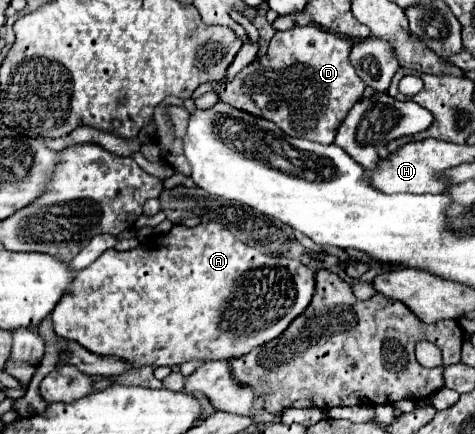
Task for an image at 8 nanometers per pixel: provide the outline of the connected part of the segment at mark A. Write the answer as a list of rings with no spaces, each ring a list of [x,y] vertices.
[[[214,222],[198,224],[194,228],[178,224],[178,226],[172,226],[172,230],[168,234],[154,236],[154,238],[150,238],[148,242],[140,244],[134,250],[118,252],[118,250],[110,248],[96,262],[92,262],[88,268],[80,270],[76,274],[74,284],[70,286],[70,290],[56,304],[56,308],[52,312],[52,318],[68,318],[68,320],[52,320],[52,326],[54,326],[54,332],[58,336],[64,336],[64,338],[68,338],[72,342],[78,342],[86,350],[90,350],[94,354],[100,354],[100,356],[108,356],[108,354],[120,356],[120,358],[132,362],[134,368],[140,368],[140,366],[146,366],[146,364],[150,364],[150,366],[176,366],[176,364],[182,364],[182,362],[192,360],[192,358],[202,358],[206,362],[208,360],[222,360],[222,358],[240,358],[240,356],[248,354],[250,350],[254,350],[256,346],[264,346],[270,340],[278,338],[288,328],[288,324],[308,308],[308,304],[312,302],[314,290],[316,290],[314,270],[304,266],[298,260],[262,254],[262,252],[246,246],[244,242],[236,240],[226,228],[222,228],[220,224],[214,224]]]

